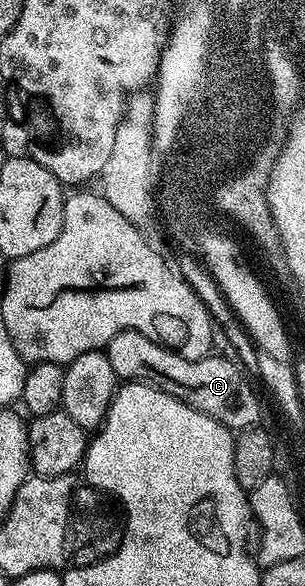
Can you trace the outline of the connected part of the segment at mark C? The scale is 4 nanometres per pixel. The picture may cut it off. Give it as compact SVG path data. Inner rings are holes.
M140 332L117 334L109 341L105 351L109 366L113 366L120 381L153 386L232 430L242 430L260 423L259 400L250 382L233 361L223 356L212 354L200 360L187 360L154 340L145 338L145 334Z

